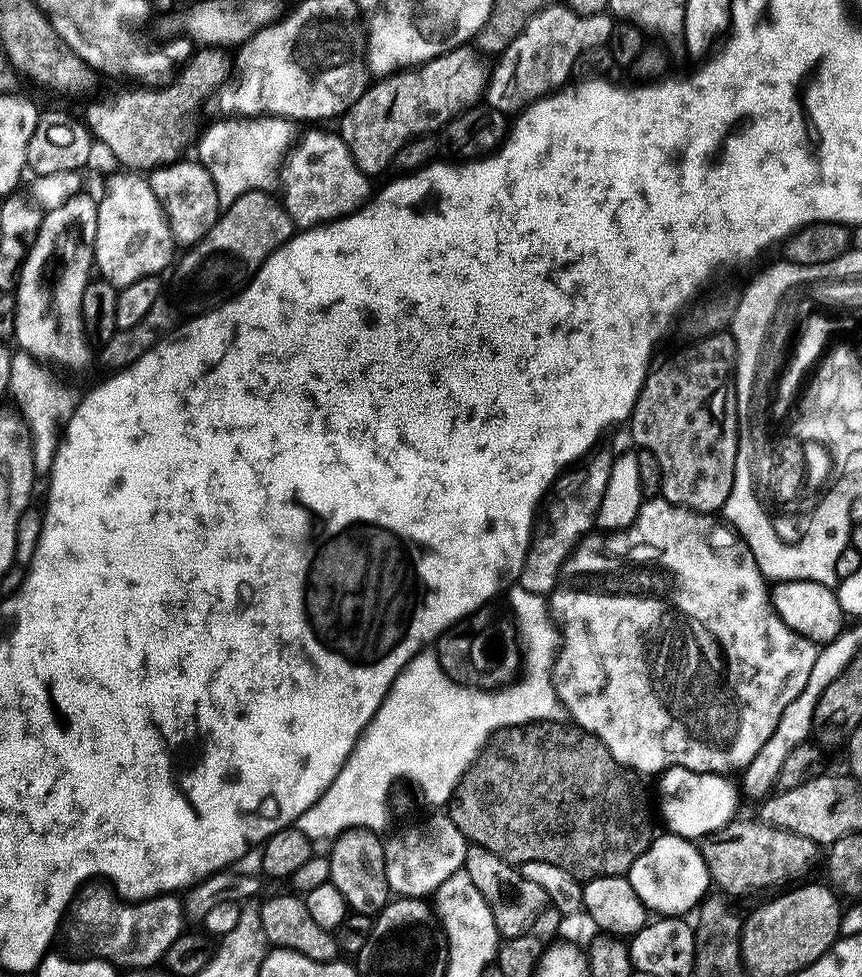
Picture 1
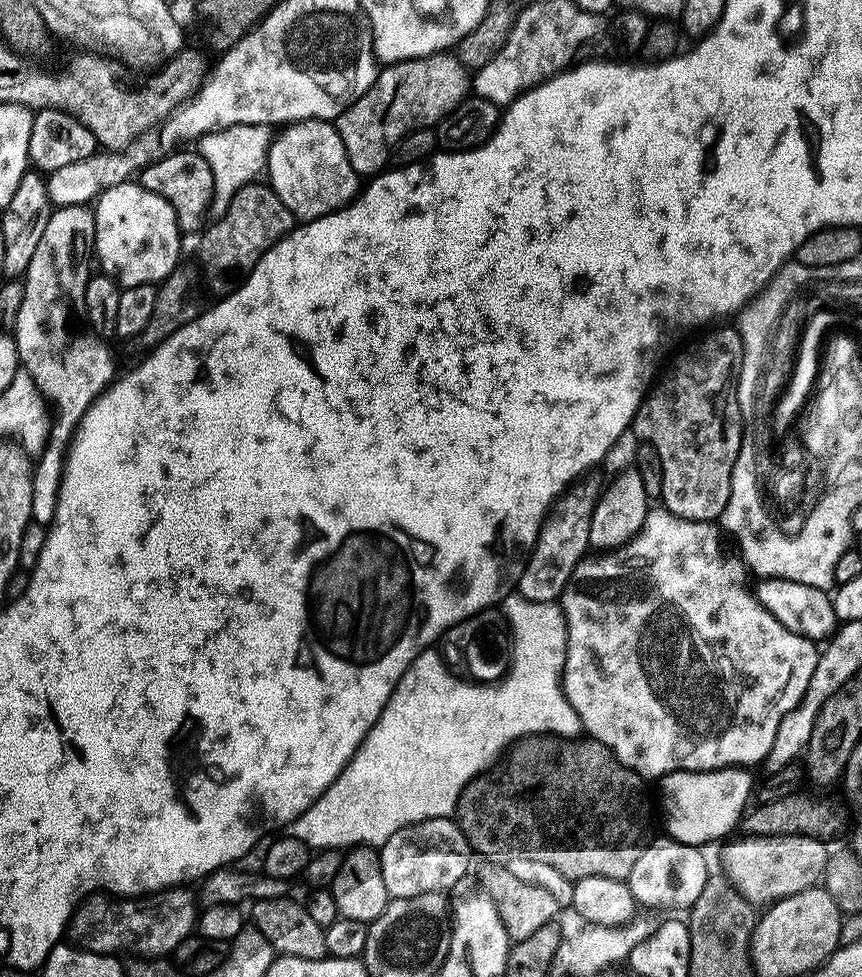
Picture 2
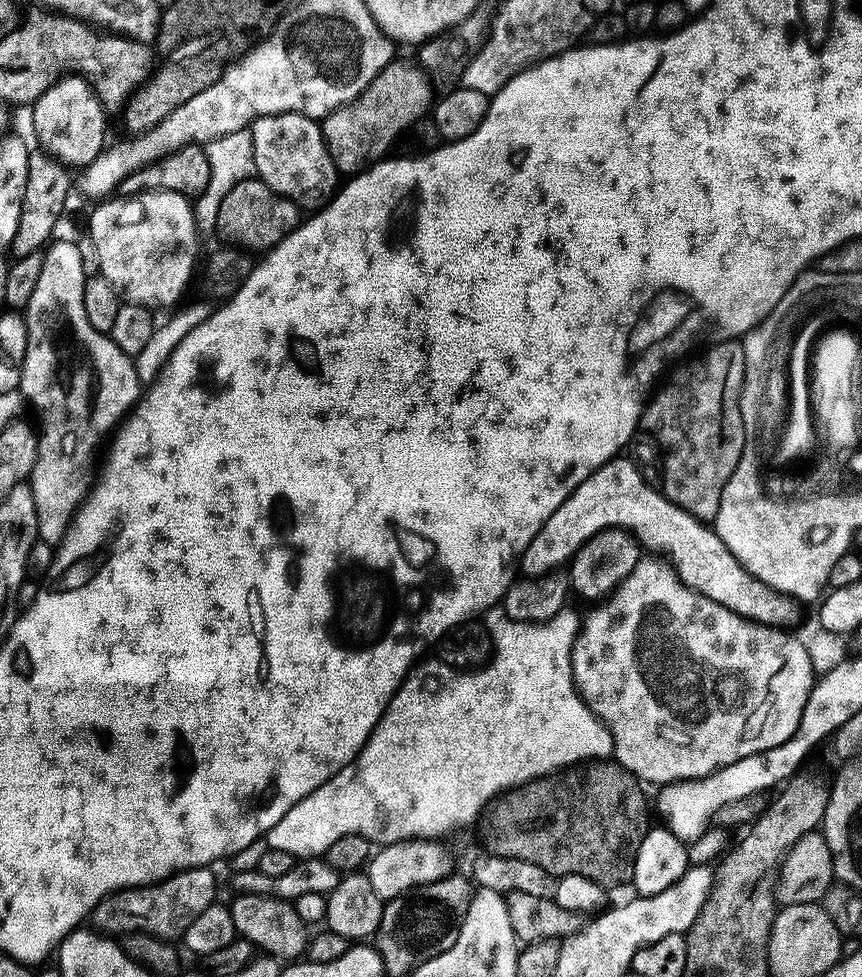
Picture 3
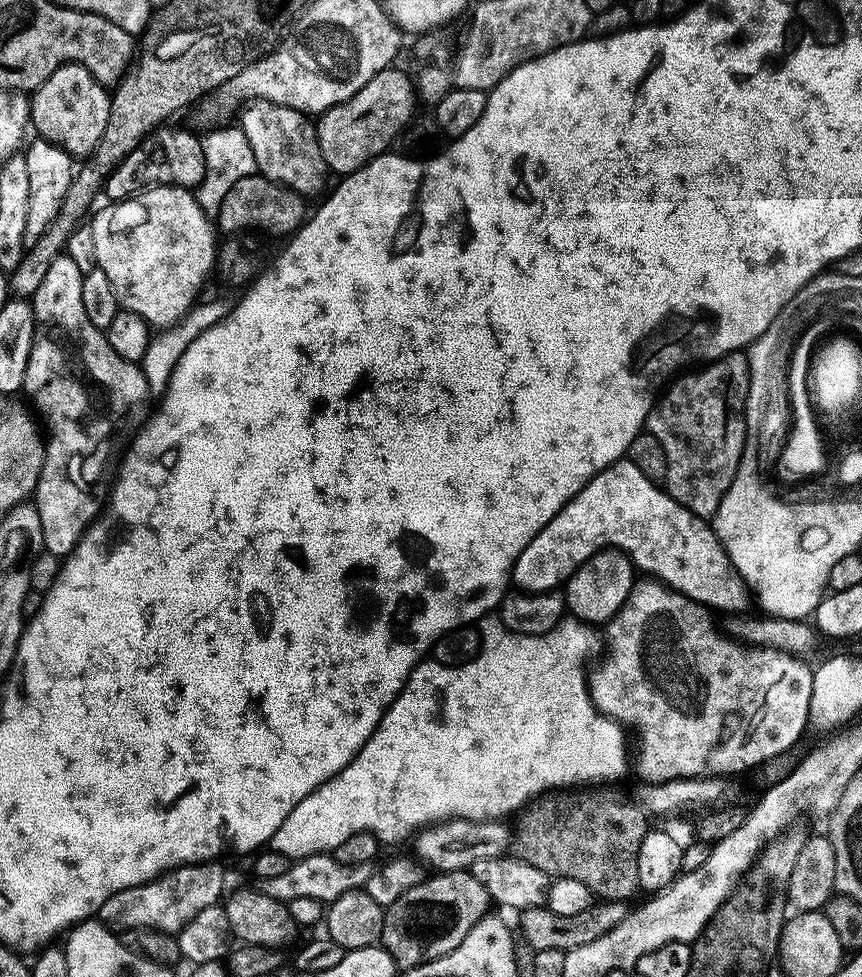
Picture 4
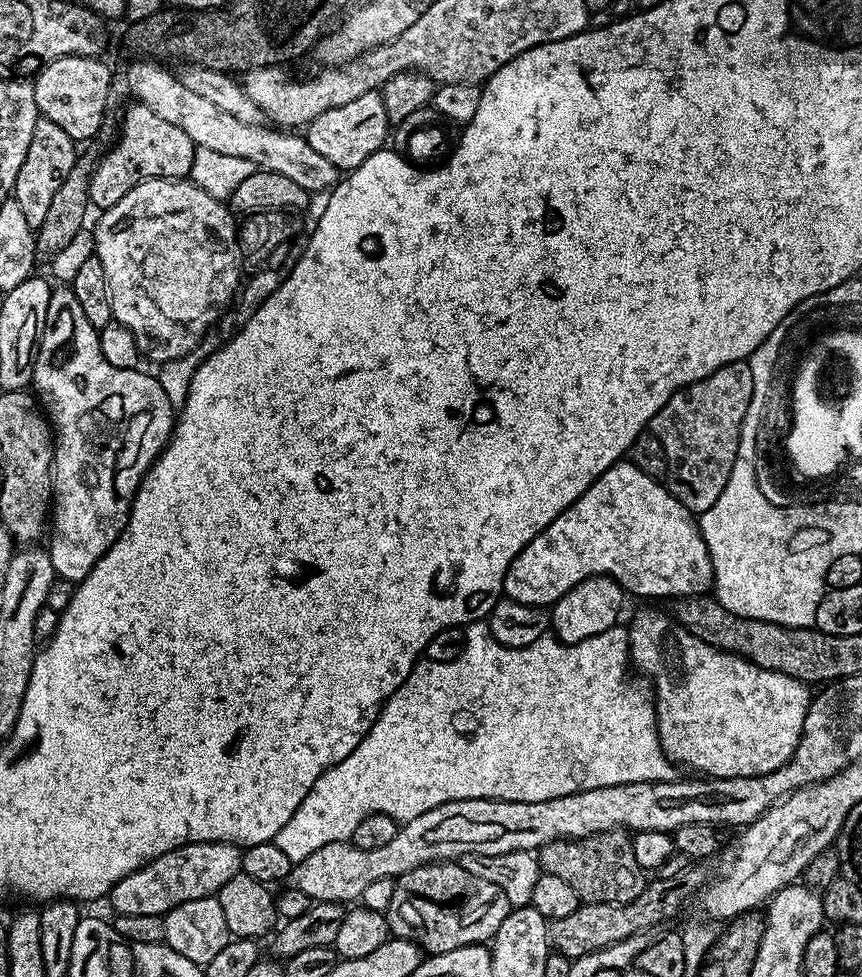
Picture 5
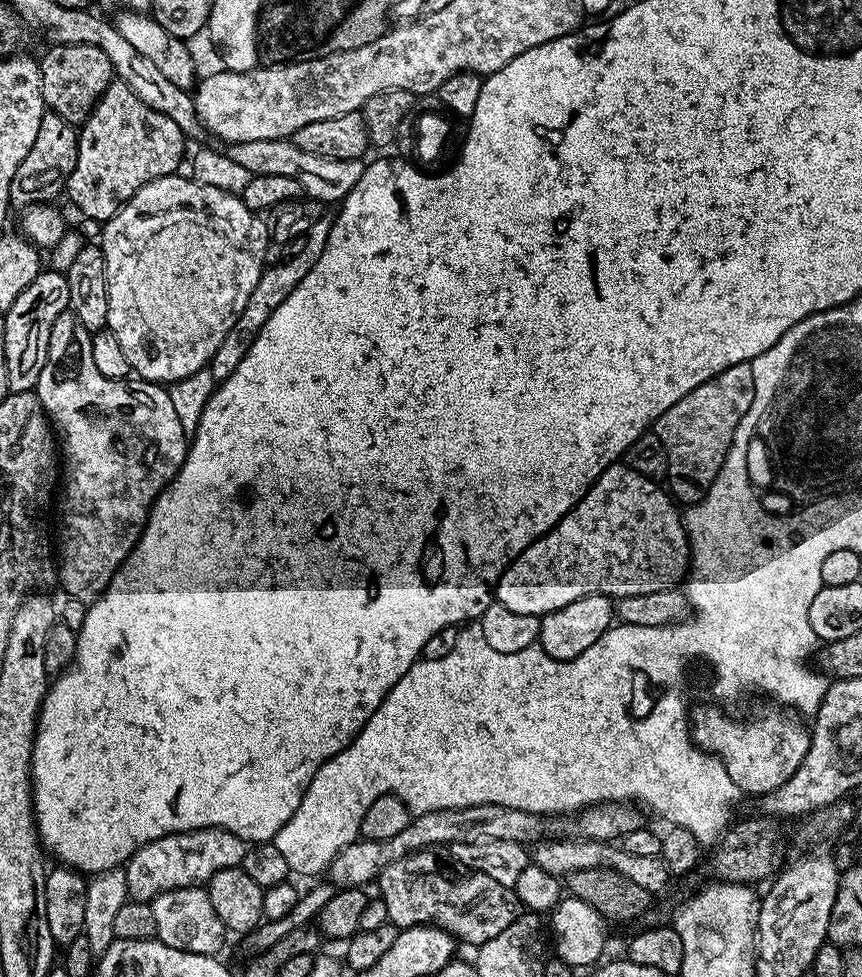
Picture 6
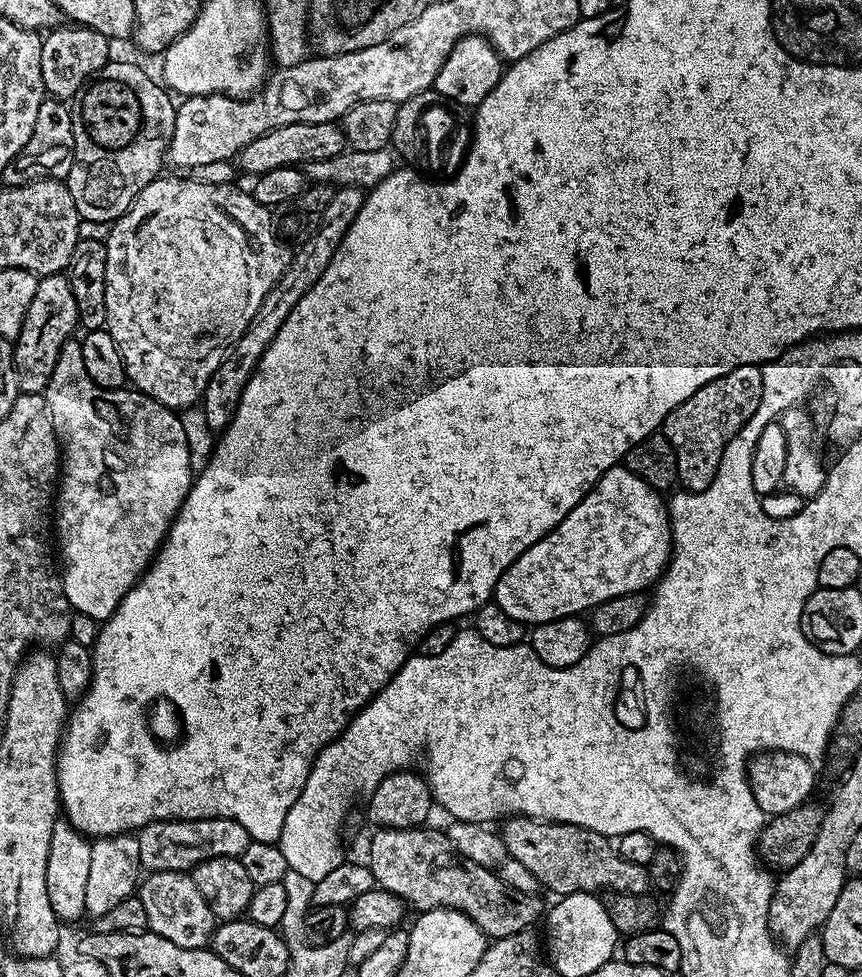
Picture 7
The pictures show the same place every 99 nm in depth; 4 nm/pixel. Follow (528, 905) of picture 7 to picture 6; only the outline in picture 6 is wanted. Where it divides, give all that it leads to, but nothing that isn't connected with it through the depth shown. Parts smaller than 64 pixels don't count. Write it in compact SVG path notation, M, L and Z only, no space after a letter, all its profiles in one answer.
M443 851L412 852L406 858L398 858L398 862L390 862L390 866L380 872L378 896L386 904L387 923L396 925L397 929L413 928L419 924L438 928L440 920L450 920L448 933L461 945L479 946L490 942L490 938L498 938L498 934L502 934L521 911L522 905L516 899L515 891L504 888L502 882L494 882L494 878L486 878L486 874L478 874L476 882L460 884L440 878L438 872L442 866L454 866L451 855L440 852Z

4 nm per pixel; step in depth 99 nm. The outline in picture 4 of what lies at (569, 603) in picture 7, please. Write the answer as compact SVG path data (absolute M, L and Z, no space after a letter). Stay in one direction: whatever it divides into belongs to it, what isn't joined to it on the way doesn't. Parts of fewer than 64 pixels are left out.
M614 463L608 468L604 468L597 476L592 477L592 481L588 483L572 500L568 501L568 505L563 508L561 512L556 515L554 520L551 520L544 529L526 546L526 550L522 550L522 554L516 560L515 566L512 568L512 575L510 577L511 583L515 585L521 592L550 592L559 589L561 585L568 581L568 579L580 569L588 559L596 552L601 550L619 550L630 561L633 569L644 571L645 577L651 578L659 583L668 585L674 592L681 592L686 598L690 598L694 602L703 604L709 610L715 610L717 613L723 614L740 614L745 611L744 608L750 604L750 594L746 589L746 585L741 580L740 575L736 573L736 568L733 567L728 555L724 552L724 547L720 544L720 539L716 537L715 527L703 516L693 516L689 508L684 508L674 498L668 496L667 491L657 481L646 478L646 474L636 472L627 476L626 473L620 472L621 465Z

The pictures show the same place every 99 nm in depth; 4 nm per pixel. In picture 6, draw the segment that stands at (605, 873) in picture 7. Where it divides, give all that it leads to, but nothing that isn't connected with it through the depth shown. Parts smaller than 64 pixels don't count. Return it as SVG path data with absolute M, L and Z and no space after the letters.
M545 838L531 849L530 856L538 866L542 866L542 870L546 870L546 874L554 874L555 876L566 878L572 872L608 868L611 872L617 872L626 878L630 878L630 882L642 886L642 890L653 894L659 894L664 886L672 880L669 868L661 855L649 857L646 855L630 854L624 851L623 847L602 840Z

